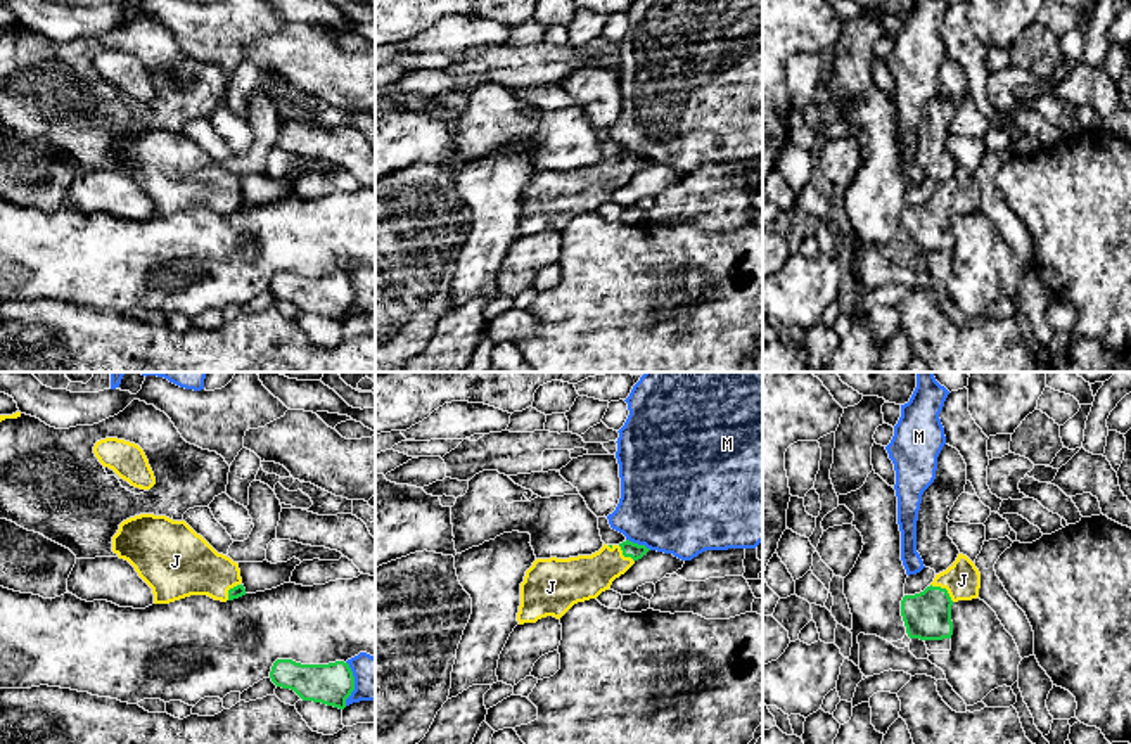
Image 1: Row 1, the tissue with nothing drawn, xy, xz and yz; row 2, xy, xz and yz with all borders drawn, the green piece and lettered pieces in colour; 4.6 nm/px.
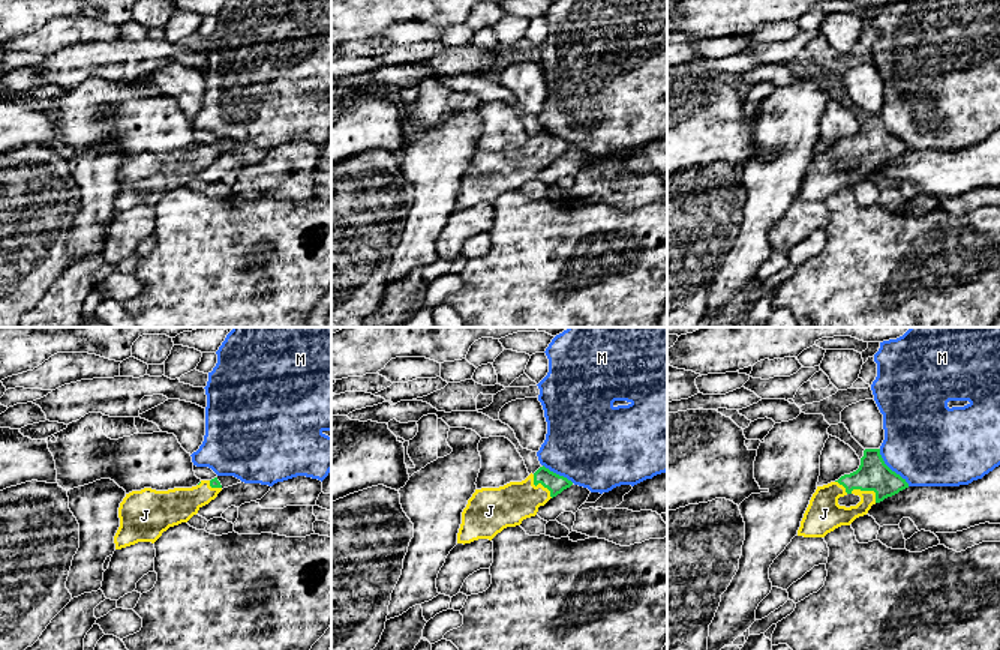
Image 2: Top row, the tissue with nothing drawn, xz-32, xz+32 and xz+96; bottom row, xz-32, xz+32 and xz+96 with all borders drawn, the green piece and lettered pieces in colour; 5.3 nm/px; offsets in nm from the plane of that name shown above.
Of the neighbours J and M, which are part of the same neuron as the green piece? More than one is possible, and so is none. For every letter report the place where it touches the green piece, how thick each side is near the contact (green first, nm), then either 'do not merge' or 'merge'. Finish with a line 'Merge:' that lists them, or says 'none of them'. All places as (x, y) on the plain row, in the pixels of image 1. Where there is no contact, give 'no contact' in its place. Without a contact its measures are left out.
J: yz (945, 201) | 220/170 nm | merge
M: xz (637, 156) | 70/480 nm | do not merge
Merge: J

